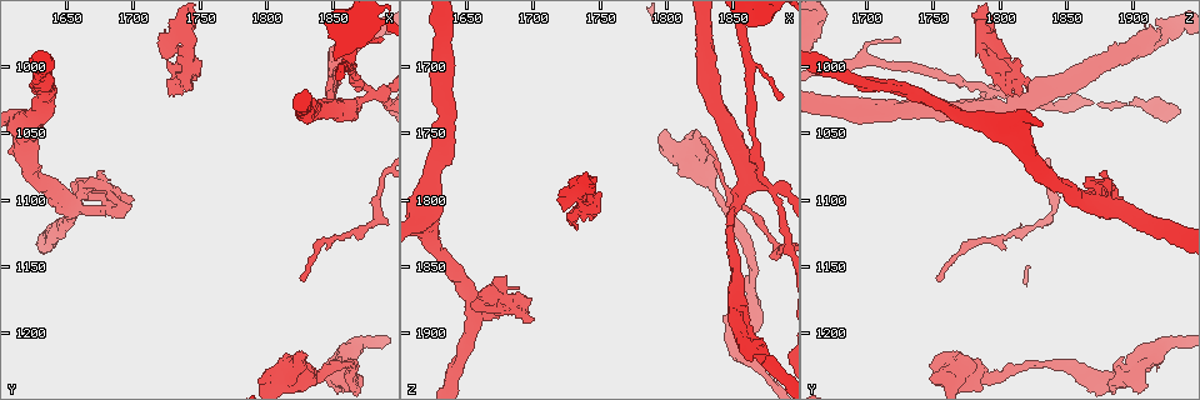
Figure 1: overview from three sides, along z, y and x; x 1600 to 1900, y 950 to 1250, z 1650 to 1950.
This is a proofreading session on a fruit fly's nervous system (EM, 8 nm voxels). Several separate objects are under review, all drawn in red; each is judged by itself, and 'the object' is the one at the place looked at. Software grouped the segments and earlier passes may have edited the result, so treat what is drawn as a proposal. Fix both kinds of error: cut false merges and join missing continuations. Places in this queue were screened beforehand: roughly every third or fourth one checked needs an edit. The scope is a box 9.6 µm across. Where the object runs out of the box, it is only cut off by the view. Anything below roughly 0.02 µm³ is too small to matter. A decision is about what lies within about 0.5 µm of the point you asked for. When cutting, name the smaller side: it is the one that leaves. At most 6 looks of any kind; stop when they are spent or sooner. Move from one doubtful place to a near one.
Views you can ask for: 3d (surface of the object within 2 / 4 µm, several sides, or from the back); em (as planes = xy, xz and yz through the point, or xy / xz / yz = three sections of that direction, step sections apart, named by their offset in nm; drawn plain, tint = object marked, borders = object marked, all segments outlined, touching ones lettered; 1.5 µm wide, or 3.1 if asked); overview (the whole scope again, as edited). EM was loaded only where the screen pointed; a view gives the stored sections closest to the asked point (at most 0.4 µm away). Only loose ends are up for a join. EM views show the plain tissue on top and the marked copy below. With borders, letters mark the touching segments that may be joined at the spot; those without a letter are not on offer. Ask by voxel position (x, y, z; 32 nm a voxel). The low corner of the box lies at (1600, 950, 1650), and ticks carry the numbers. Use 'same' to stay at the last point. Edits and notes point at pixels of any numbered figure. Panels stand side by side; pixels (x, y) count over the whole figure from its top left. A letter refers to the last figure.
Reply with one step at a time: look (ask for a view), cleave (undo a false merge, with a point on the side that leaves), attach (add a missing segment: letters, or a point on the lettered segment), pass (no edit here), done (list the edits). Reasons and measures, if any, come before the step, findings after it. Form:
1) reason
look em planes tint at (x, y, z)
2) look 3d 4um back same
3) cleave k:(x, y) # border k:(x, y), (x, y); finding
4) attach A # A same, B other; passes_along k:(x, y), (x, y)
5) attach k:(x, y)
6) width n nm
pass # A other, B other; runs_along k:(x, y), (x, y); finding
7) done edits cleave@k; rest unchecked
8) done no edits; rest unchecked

look em planes borders at (1880, 1020, 1794)

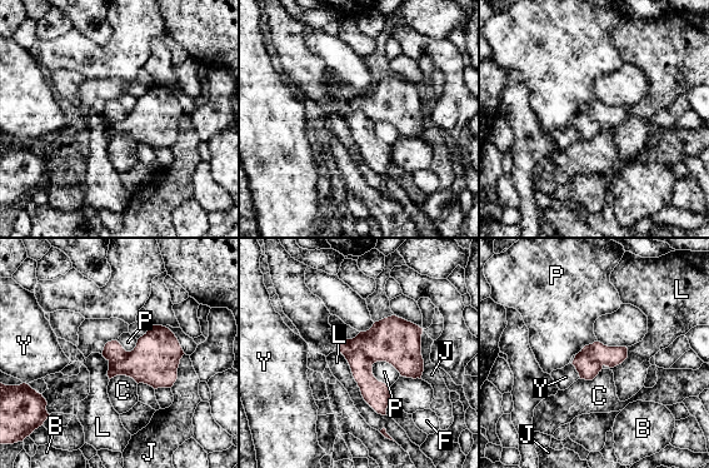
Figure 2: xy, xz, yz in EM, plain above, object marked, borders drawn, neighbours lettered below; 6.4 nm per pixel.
width 190 nm
cleave 2:(362, 368) # B other, C other, F other, J other, L other, P other, Y other; two cells meet here

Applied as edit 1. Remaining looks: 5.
redraw
look overview

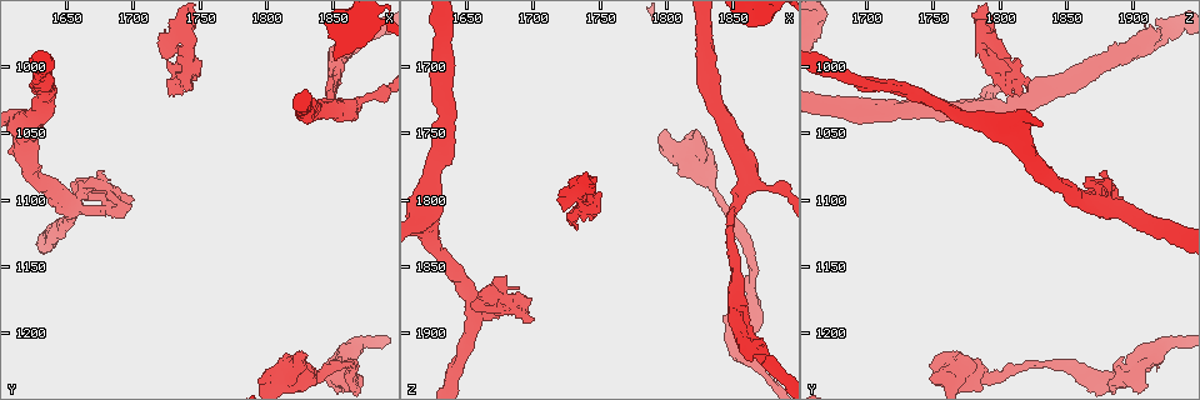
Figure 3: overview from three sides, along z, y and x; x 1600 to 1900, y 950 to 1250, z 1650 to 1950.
touches itself
look em xz step 8 borders at (1684, 1106, 1878)

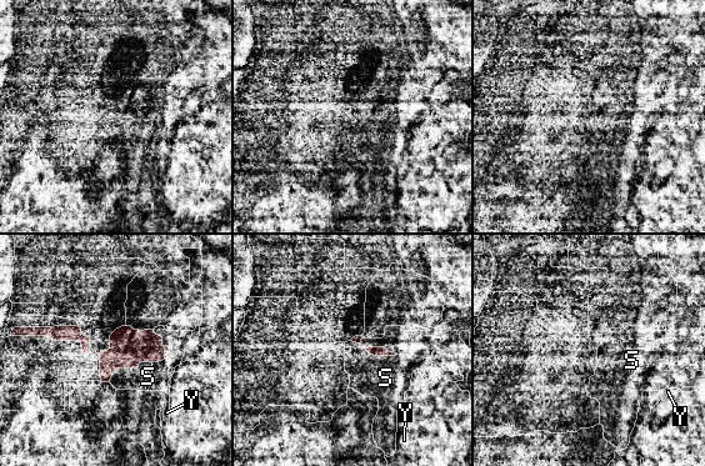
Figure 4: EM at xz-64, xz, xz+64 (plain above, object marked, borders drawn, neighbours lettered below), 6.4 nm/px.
cut it another way
look em xy step 4 borders same

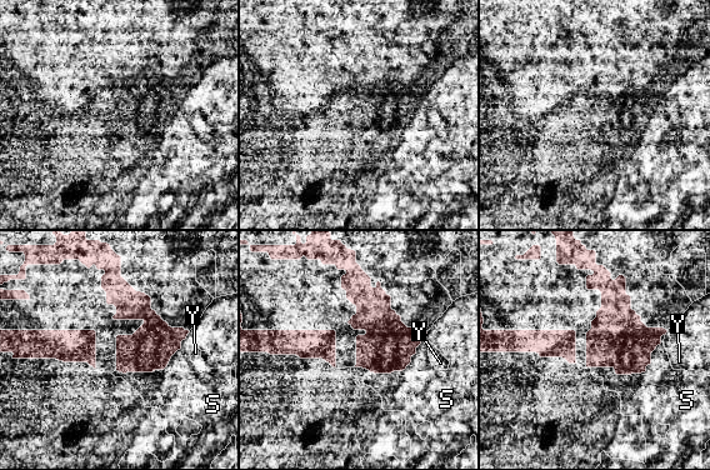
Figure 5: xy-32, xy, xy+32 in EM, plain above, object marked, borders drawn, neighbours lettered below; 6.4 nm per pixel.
pass # S other, Y other; border 5:(664, 334), (644, 371), (591, 368); continuous, no second cell

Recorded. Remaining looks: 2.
done edits cleave@2; rest unchecked

